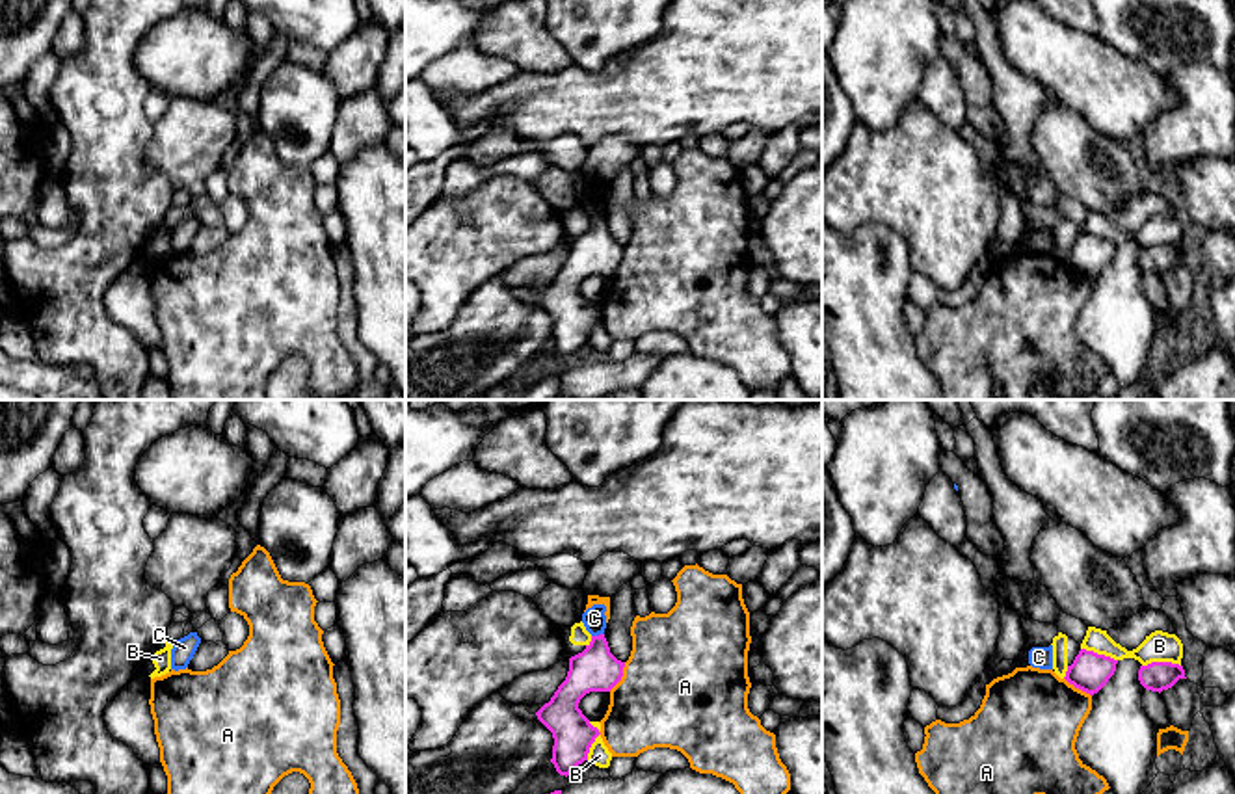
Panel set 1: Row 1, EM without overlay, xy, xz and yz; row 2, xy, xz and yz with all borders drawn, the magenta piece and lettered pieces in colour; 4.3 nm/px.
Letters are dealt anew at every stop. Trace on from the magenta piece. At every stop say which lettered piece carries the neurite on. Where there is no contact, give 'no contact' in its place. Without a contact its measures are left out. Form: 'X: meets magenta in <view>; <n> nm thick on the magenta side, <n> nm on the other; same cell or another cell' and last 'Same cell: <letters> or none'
A: meets magenta in xz; 190 nm thick on the magenta side, 500 nm on the other; another cell
B: meets magenta in yz; 130 nm thick on the magenta side, 130 nm on the other; another cell
C: meets magenta in xz; 190 nm thick on the magenta side, 100 nm on the other; same cell
Same cell: C

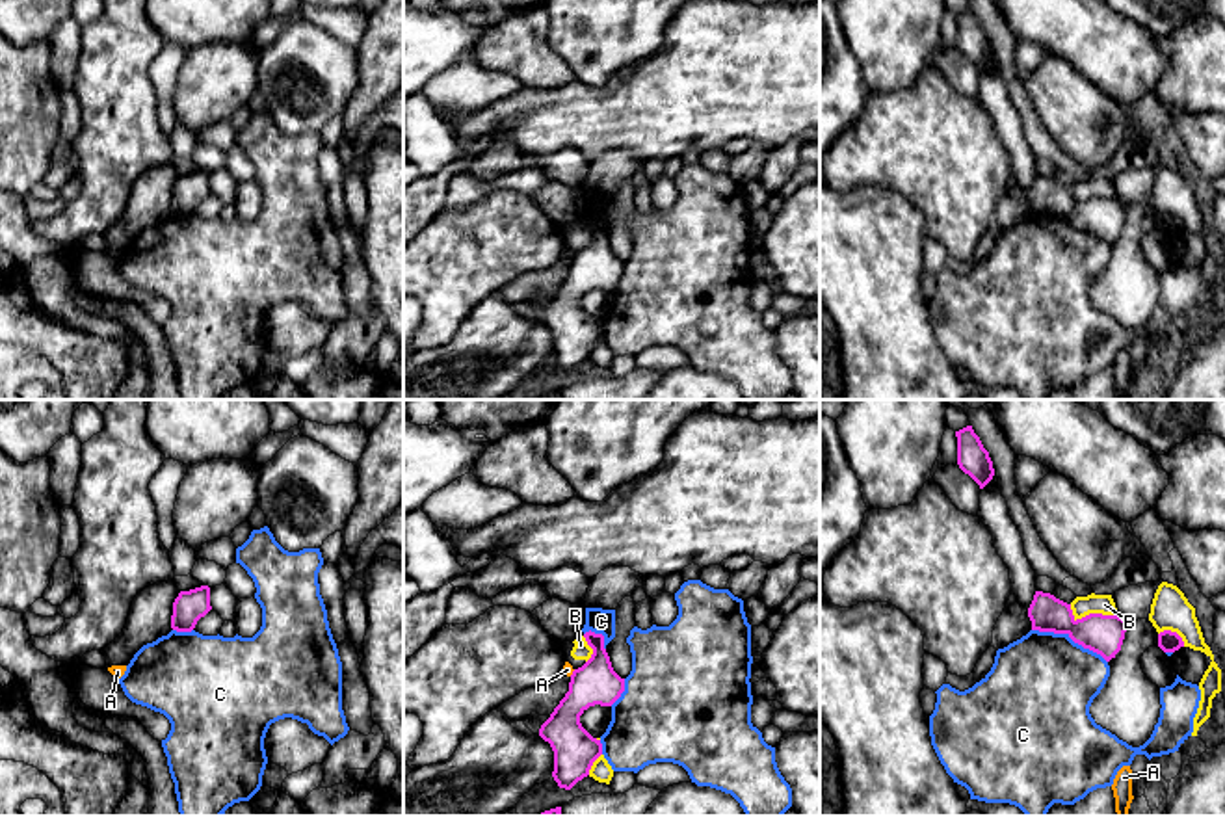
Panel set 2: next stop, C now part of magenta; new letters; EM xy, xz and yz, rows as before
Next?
A: meets magenta in xz; 190 nm thick on the magenta side, 50 nm on the other; another cell
B: meets magenta in yz; 170 nm thick on the magenta side, 90 nm on the other; another cell
C: meets magenta in yz; 170 nm thick on the magenta side, 460 nm on the other; another cell
Same cell: none

